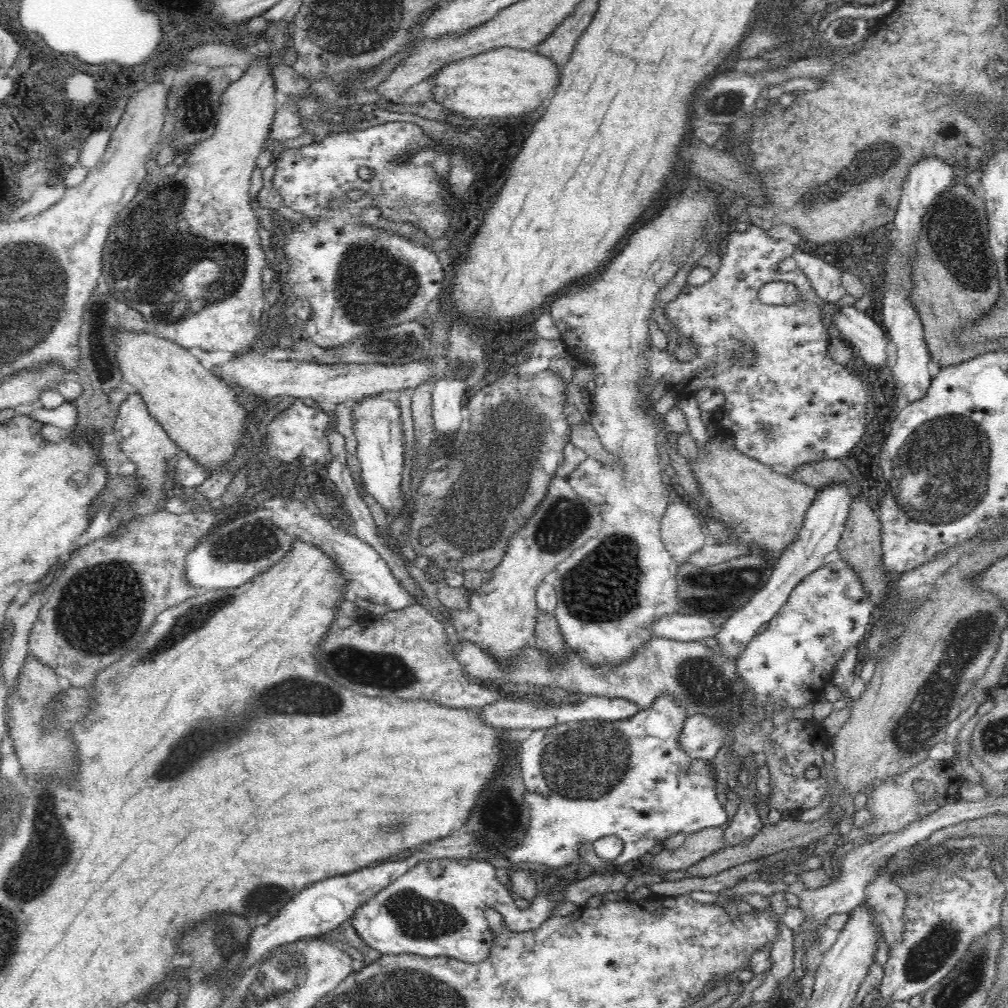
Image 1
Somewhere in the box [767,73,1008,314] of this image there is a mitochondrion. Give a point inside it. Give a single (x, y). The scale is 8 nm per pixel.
(953, 228)

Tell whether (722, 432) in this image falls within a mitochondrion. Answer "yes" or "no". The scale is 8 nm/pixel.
no

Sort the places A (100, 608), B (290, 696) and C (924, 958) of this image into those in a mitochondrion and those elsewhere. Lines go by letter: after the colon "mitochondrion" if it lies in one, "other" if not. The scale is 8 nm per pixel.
A: mitochondrion
B: mitochondrion
C: mitochondrion

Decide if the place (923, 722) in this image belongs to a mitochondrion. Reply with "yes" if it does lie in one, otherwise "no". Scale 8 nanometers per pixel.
yes

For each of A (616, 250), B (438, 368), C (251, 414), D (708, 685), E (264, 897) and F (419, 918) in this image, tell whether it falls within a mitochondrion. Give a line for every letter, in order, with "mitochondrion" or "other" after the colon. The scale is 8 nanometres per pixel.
A: other
B: other
C: other
D: mitochondrion
E: mitochondrion
F: mitochondrion

